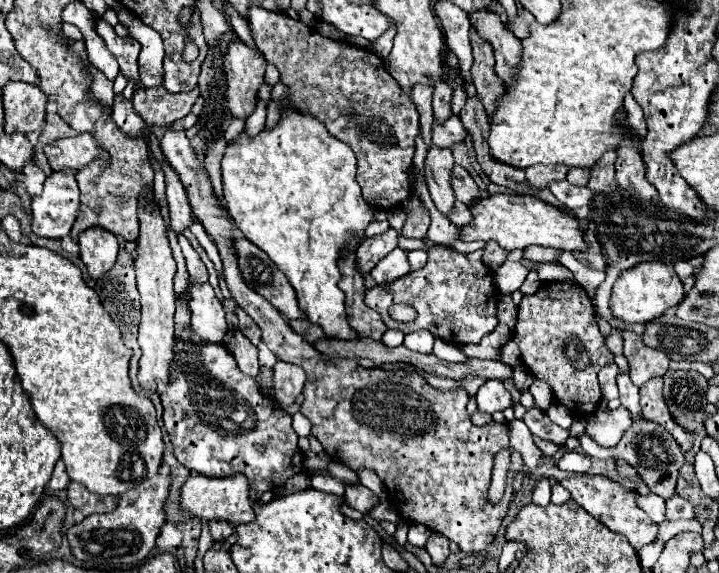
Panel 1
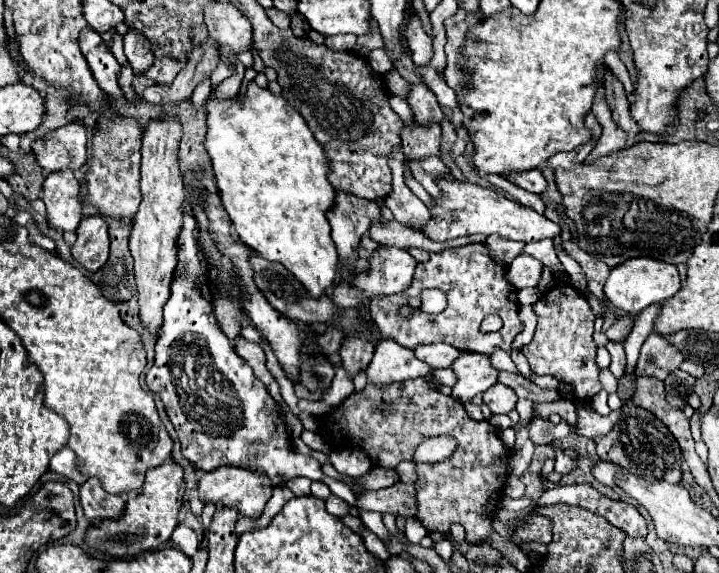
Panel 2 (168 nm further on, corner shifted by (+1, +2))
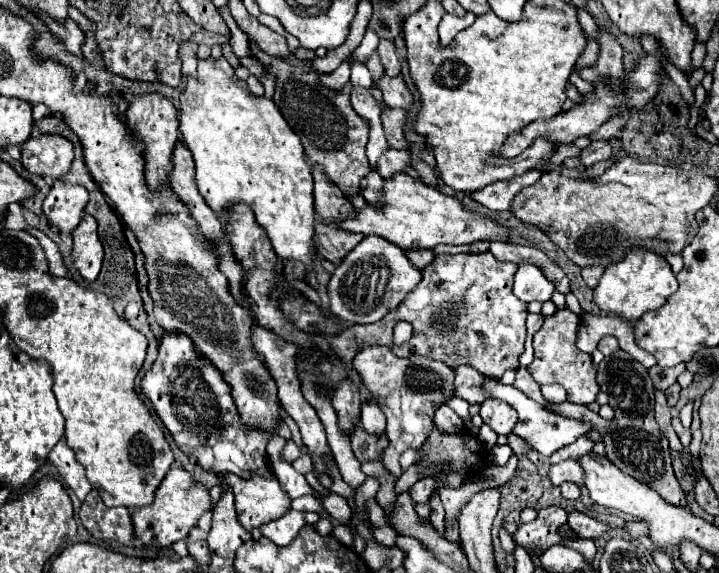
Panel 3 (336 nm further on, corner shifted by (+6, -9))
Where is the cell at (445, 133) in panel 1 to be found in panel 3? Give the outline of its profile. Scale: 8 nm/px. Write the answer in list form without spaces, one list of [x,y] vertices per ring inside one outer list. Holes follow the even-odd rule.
[[[382,76],[378,82],[374,82],[374,86],[382,92],[384,96],[384,104],[390,108],[412,108],[412,94],[408,92],[402,76]]]

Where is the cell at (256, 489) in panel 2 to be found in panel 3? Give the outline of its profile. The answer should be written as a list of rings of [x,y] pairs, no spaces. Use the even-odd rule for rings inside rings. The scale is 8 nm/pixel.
[[[224,474],[222,490],[230,488],[236,496],[238,520],[246,530],[260,528],[278,520],[290,510],[290,496],[280,488],[276,476],[264,478],[252,474],[248,480],[236,474]]]

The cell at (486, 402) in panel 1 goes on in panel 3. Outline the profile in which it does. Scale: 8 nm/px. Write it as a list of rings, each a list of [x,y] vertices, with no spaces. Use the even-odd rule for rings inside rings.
[[[488,398],[480,406],[480,416],[484,424],[488,424],[496,434],[504,434],[504,436],[508,436],[518,422],[516,410],[510,404],[504,404],[502,400],[496,398]]]

